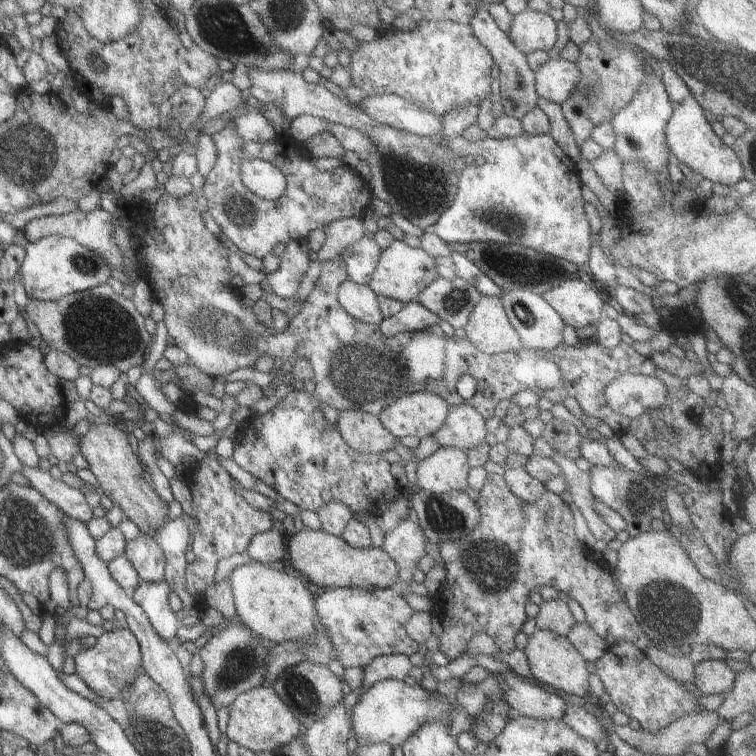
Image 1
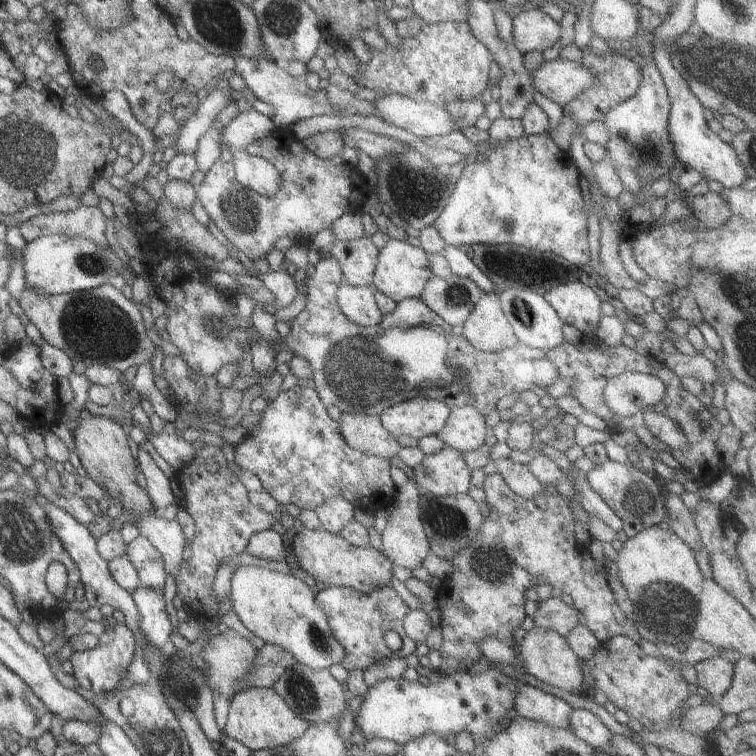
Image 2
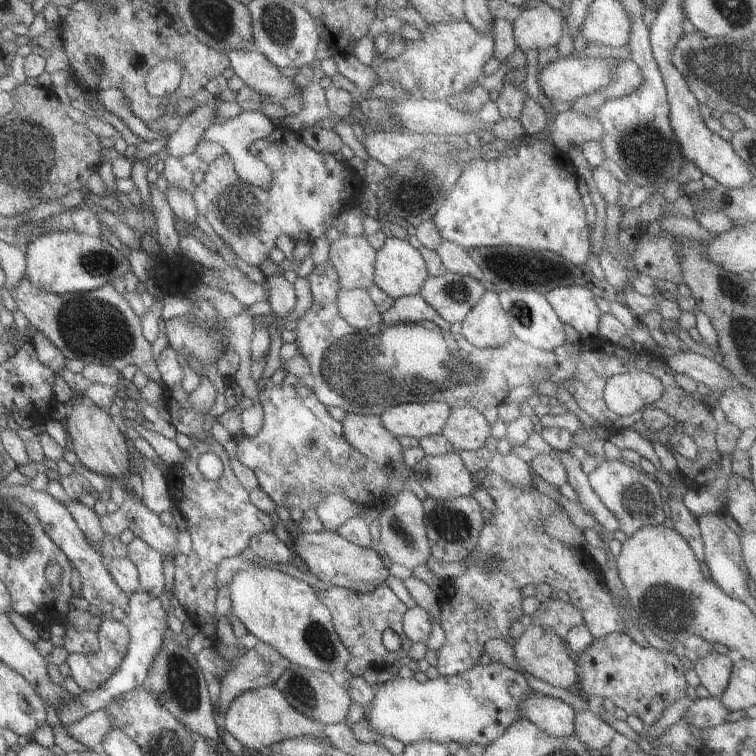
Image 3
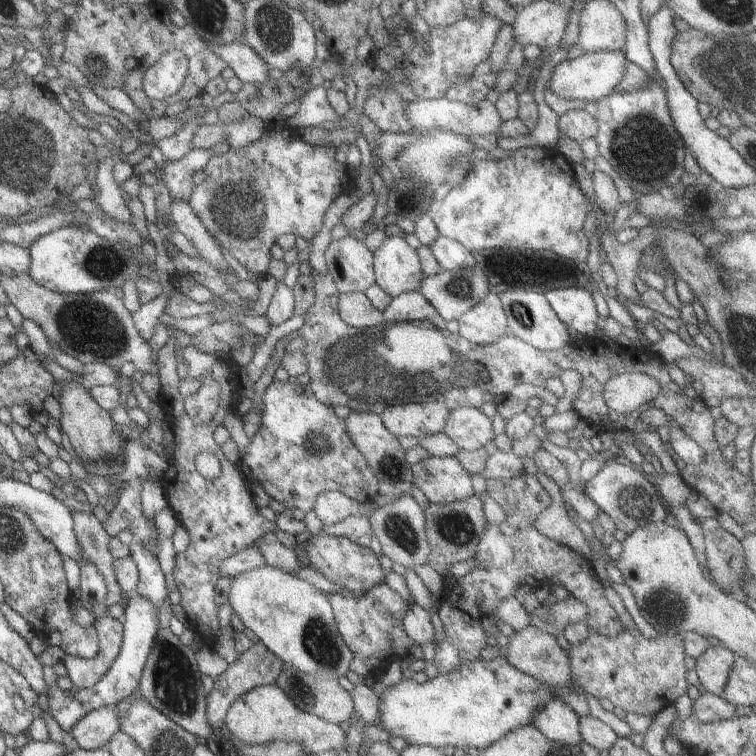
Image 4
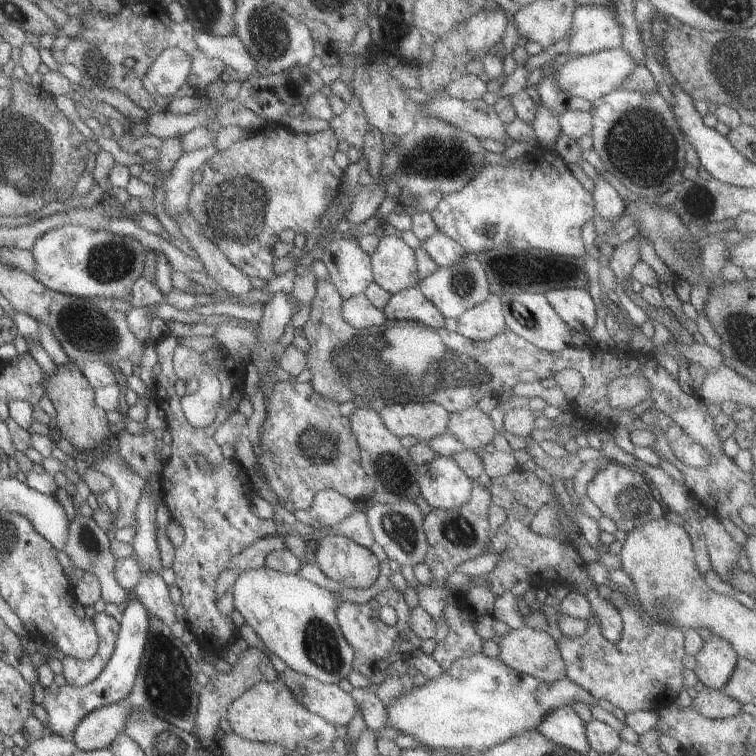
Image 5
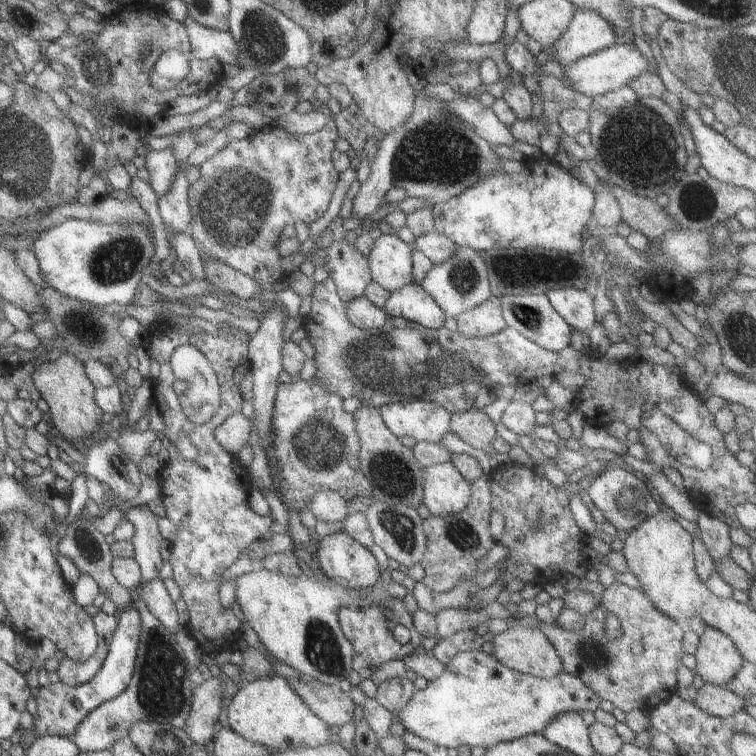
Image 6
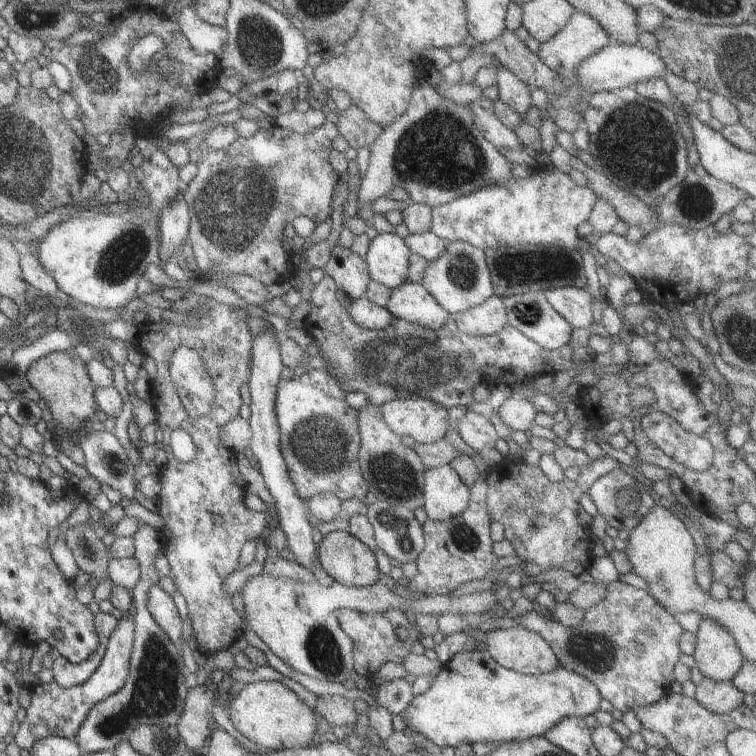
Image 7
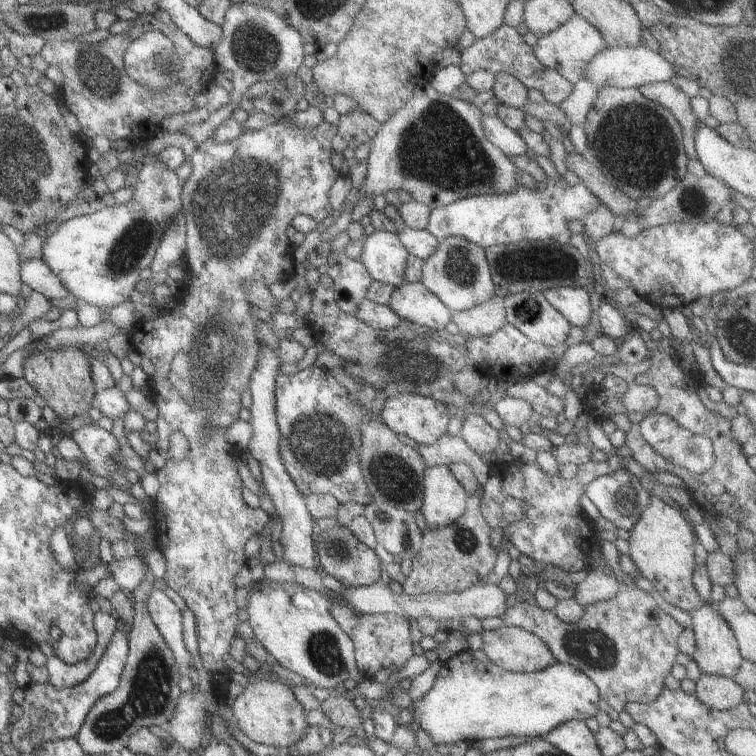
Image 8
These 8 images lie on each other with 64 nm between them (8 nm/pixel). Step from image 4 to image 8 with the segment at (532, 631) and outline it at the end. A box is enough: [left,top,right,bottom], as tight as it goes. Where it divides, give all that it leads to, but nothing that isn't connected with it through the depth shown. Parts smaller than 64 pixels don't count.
[481,627,555,673]

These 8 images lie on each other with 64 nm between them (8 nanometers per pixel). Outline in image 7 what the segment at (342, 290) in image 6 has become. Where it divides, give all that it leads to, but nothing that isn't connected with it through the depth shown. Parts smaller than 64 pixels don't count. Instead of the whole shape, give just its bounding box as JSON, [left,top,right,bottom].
[321,244,370,310]

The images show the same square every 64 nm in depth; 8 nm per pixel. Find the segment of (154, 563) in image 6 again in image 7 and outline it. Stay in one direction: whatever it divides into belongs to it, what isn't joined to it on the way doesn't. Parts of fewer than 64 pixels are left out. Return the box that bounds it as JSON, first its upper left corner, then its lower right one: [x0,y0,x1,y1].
[72,521,189,754]

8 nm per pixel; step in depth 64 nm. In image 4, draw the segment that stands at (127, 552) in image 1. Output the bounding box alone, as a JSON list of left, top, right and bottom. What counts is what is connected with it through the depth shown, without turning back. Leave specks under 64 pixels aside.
[129,543,169,615]

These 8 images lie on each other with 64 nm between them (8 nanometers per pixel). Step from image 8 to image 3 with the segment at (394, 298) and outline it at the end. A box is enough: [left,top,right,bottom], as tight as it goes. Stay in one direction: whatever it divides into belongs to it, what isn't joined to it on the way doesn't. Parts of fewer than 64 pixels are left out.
[381,294,449,331]

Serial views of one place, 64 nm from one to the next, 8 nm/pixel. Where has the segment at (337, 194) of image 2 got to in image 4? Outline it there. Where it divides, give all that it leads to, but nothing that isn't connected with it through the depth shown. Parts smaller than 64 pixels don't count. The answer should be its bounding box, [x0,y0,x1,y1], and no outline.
[187,126,351,278]

